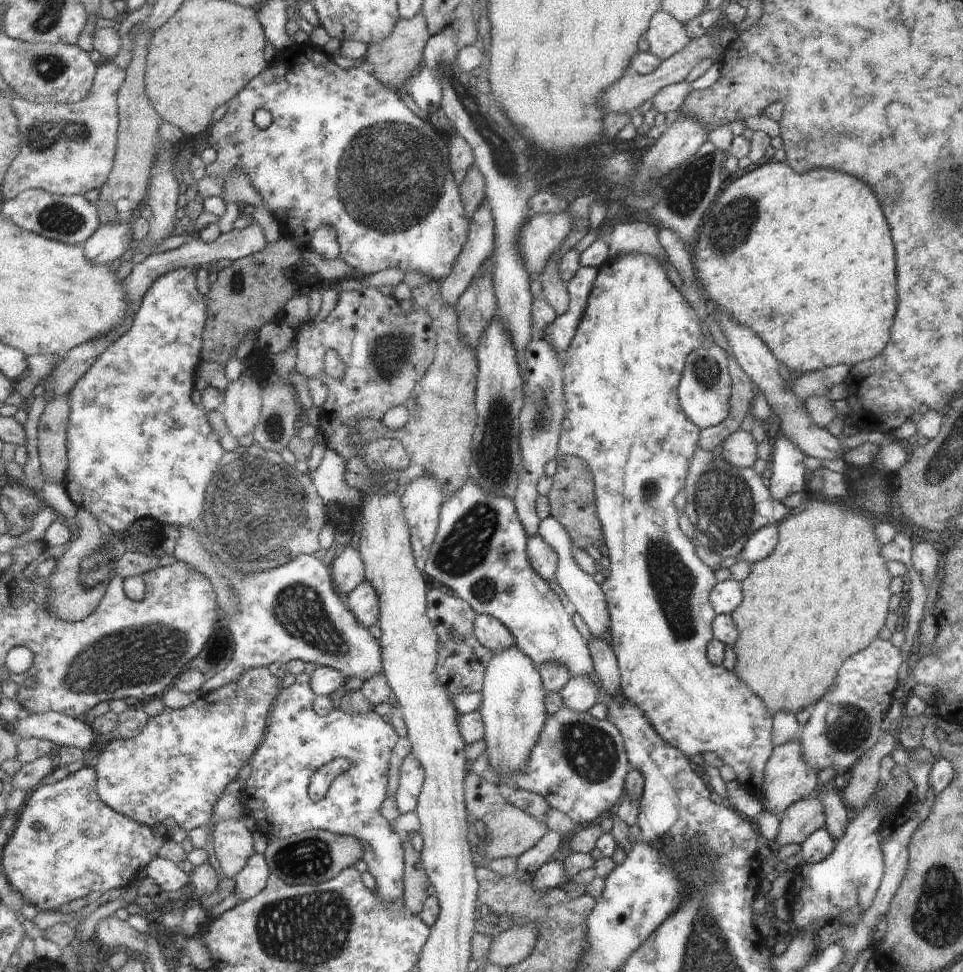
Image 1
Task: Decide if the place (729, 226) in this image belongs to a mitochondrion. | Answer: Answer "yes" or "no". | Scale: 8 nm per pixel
yes

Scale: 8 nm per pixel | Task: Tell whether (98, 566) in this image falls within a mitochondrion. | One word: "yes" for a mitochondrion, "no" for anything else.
yes

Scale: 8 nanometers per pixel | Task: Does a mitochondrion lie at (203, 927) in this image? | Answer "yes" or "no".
no

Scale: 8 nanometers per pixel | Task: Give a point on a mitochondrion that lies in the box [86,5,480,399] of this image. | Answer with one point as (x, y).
(390, 177)

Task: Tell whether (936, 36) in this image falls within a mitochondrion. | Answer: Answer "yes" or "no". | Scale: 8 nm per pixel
no

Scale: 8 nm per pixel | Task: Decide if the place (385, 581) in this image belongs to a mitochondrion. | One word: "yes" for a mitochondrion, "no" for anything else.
no

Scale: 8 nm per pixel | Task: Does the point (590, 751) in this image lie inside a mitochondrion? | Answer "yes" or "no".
yes

